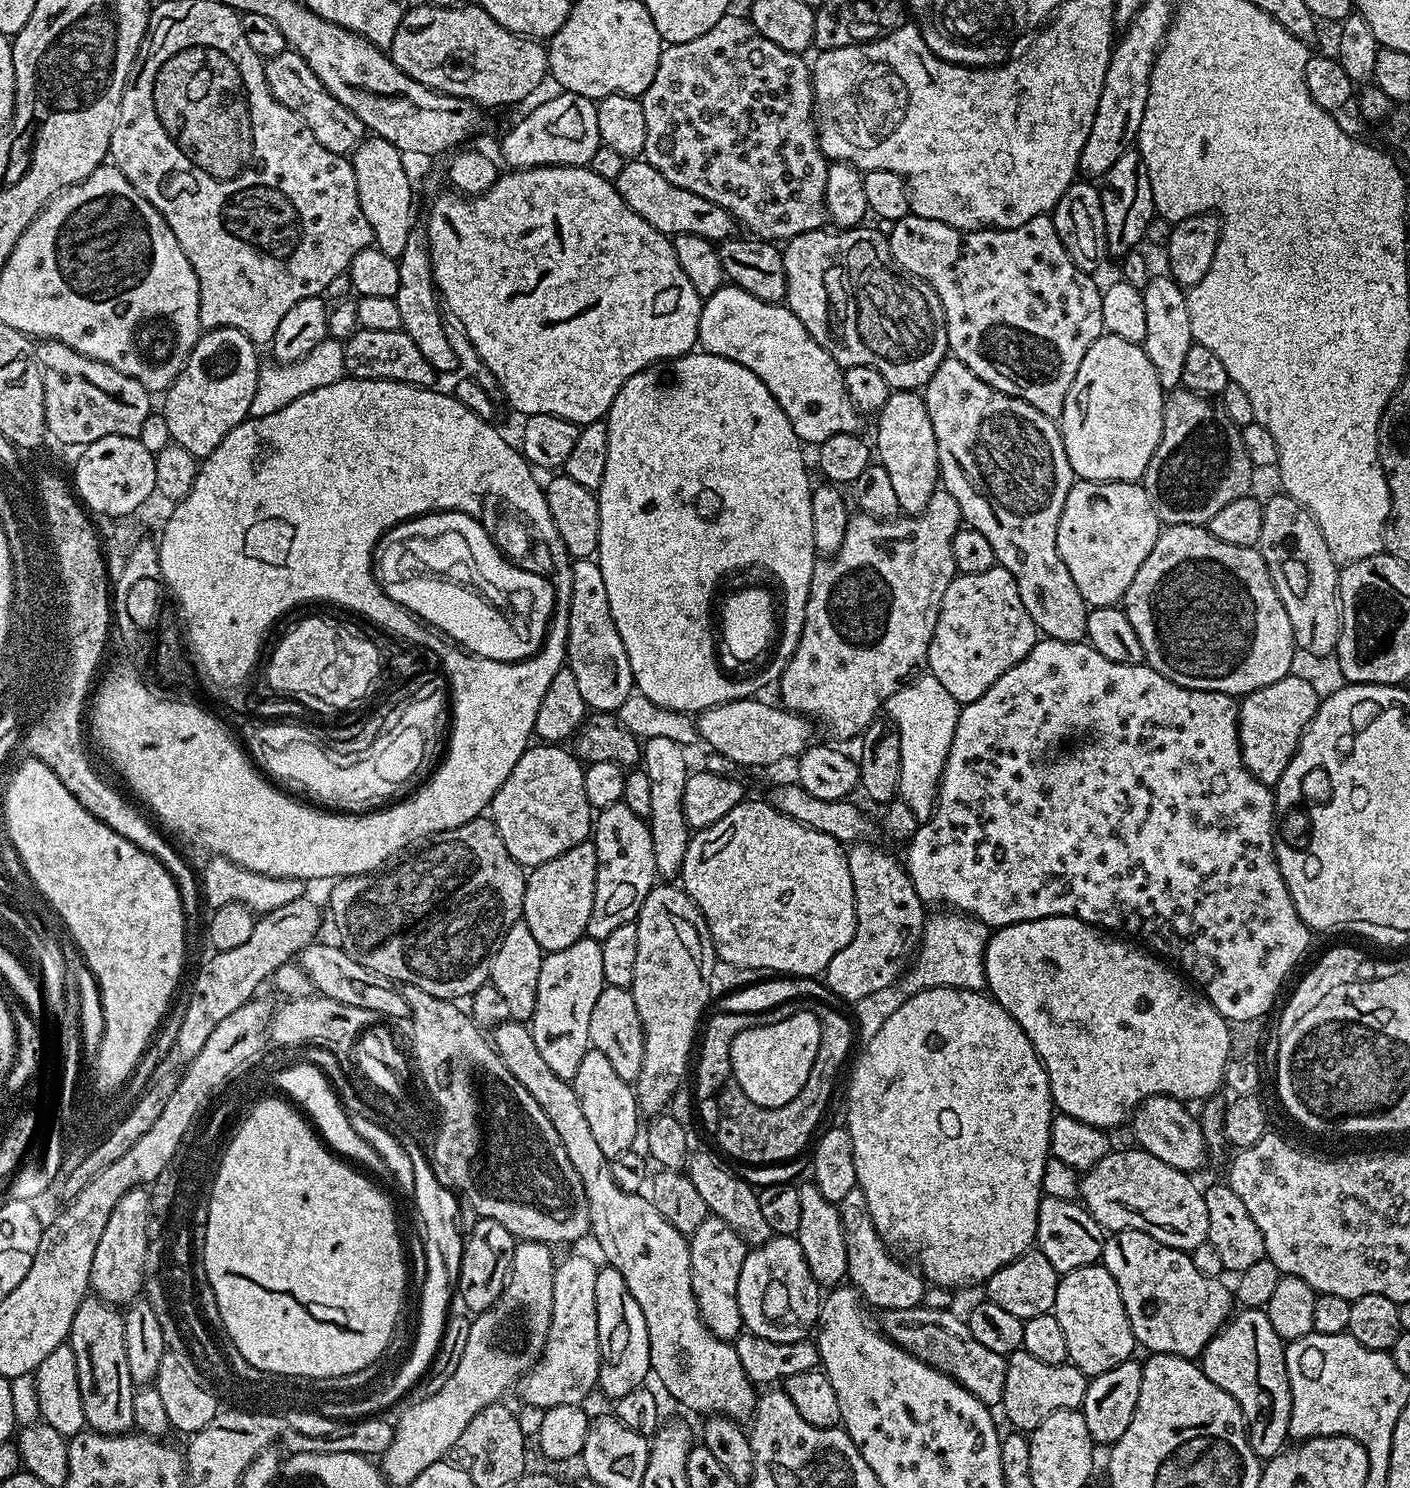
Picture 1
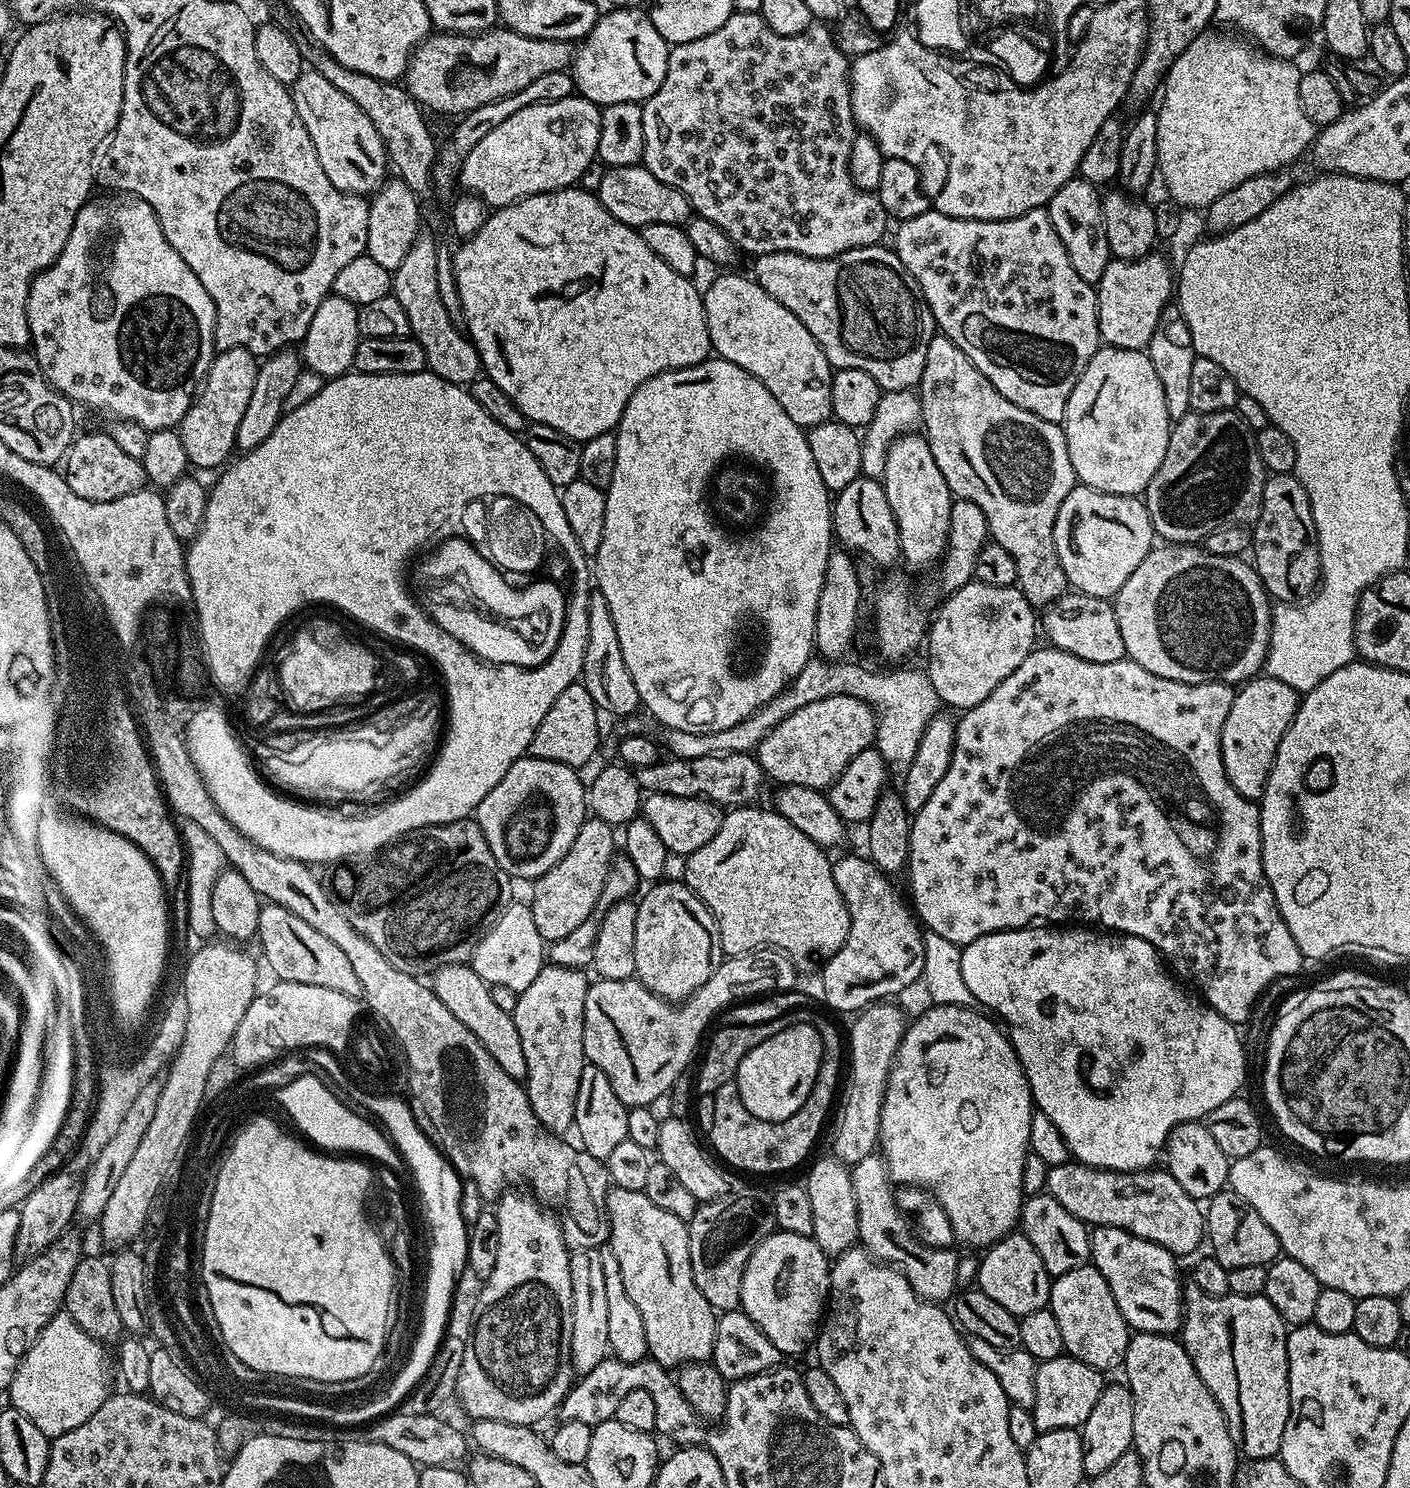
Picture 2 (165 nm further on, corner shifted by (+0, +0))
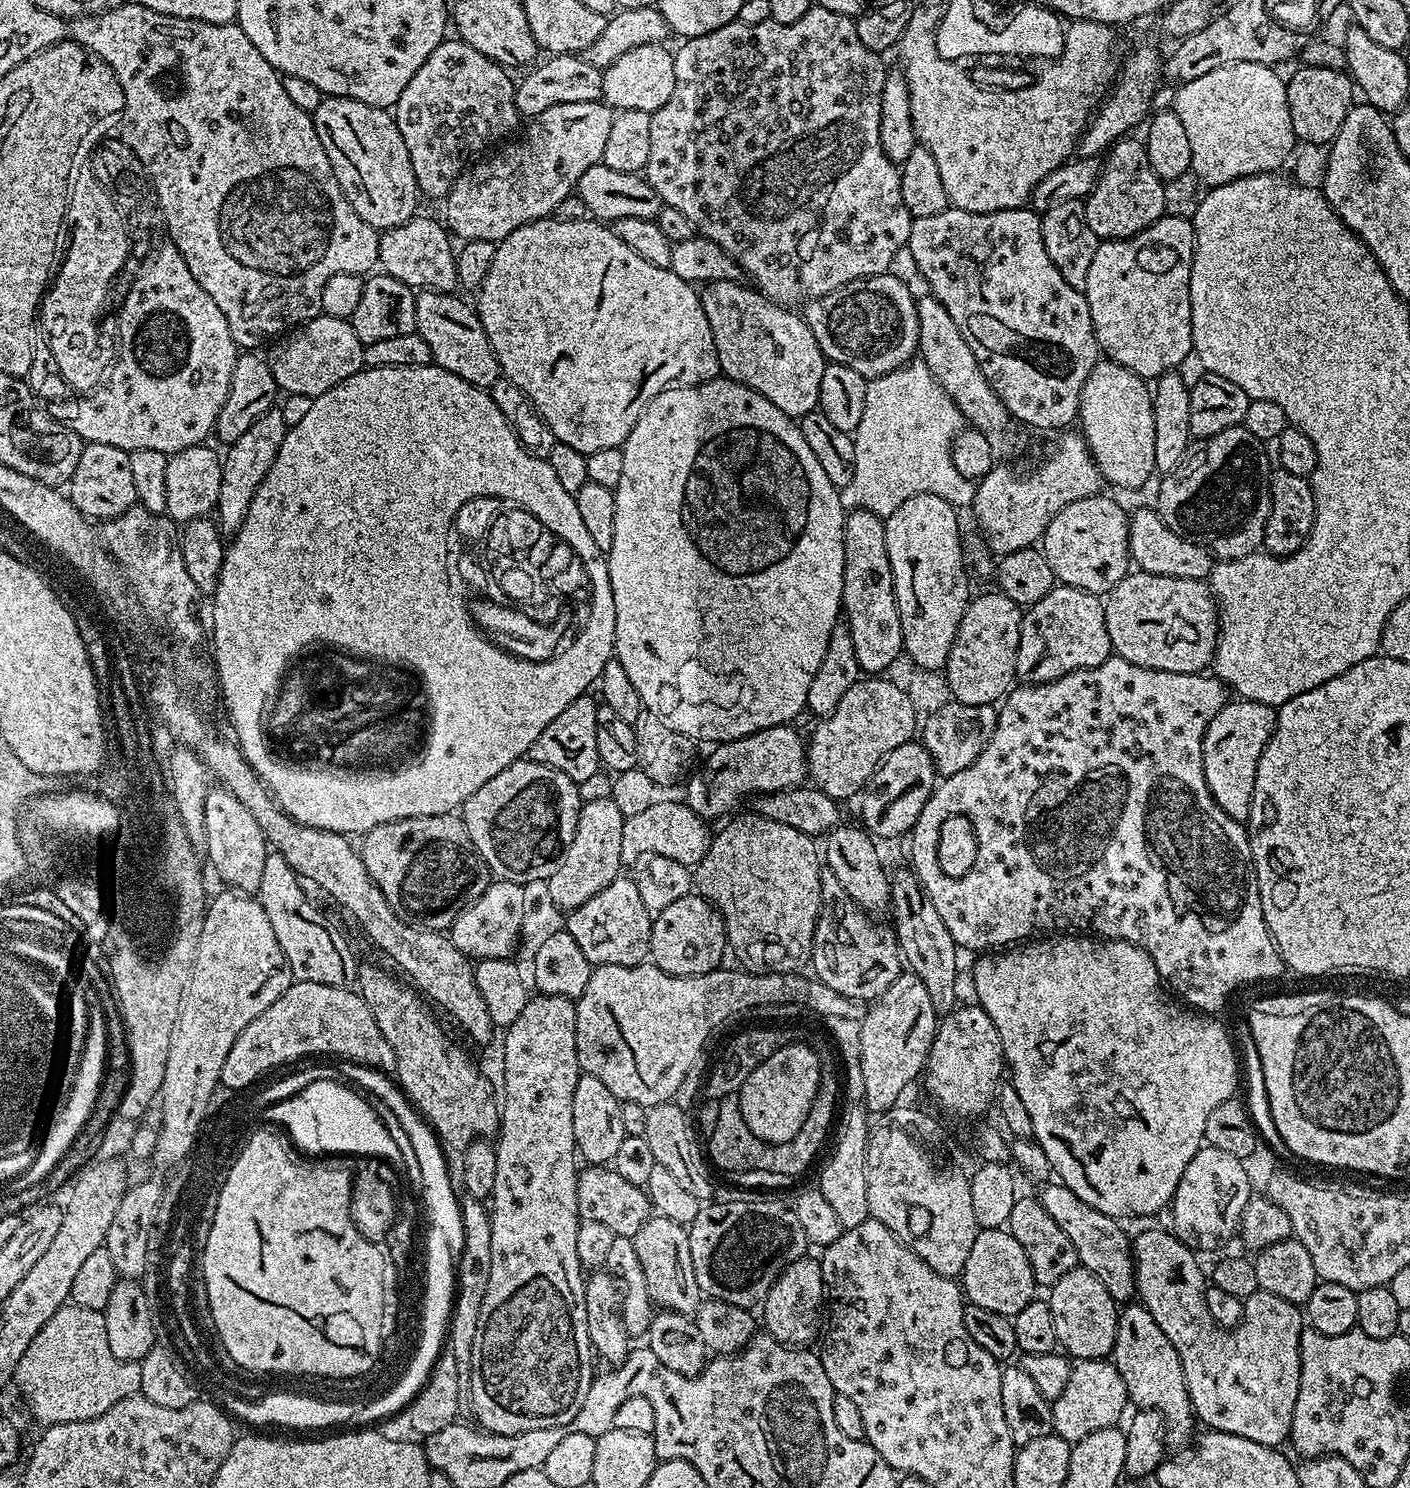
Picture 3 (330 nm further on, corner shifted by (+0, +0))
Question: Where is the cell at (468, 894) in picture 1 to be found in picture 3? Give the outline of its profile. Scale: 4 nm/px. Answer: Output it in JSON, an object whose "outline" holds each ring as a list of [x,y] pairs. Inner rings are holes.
{"outline":[[[451,812],[434,814],[433,816],[411,816],[405,820],[395,820],[379,824],[363,833],[359,841],[358,851],[366,866],[366,874],[382,890],[386,902],[402,918],[402,922],[415,924],[431,932],[444,932],[451,929],[456,915],[468,908],[488,889],[490,873],[484,859],[476,853],[470,842],[470,834],[466,830],[463,819]]]}

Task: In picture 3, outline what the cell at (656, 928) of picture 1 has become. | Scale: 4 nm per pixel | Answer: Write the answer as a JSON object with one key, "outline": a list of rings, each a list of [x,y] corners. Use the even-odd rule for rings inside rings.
{"outline":[[[683,896],[653,915],[648,954],[658,970],[671,976],[701,976],[721,967],[724,952],[726,956],[724,920],[703,896]]]}

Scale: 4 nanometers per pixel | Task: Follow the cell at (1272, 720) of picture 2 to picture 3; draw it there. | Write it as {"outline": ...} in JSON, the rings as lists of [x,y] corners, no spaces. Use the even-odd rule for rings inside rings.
{"outline":[[[1236,698],[1218,710],[1218,714],[1214,714],[1214,722],[1210,722],[1206,730],[1202,742],[1206,786],[1214,802],[1218,802],[1218,806],[1222,806],[1230,818],[1241,822],[1248,819],[1254,798],[1258,758],[1262,758],[1262,750],[1266,750],[1276,729],[1276,713],[1273,705]]]}

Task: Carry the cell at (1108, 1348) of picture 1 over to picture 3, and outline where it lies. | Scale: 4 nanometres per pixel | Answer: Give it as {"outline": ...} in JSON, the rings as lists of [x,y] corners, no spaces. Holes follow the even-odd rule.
{"outline":[[[1077,1266],[1070,1270],[1070,1274],[1058,1278],[1058,1282],[1050,1289],[1047,1302],[1054,1314],[1054,1330],[1059,1347],[1069,1357],[1077,1361],[1111,1357],[1116,1337],[1118,1304],[1106,1290],[1106,1286],[1102,1286],[1102,1282],[1098,1282],[1098,1278],[1090,1274],[1090,1270]]]}

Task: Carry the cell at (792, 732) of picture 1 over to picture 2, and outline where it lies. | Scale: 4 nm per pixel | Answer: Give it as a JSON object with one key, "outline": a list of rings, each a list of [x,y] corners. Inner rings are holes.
{"outline":[[[853,696],[822,698],[822,702],[810,702],[810,706],[802,706],[802,710],[794,710],[794,714],[786,718],[786,722],[774,726],[774,730],[770,730],[766,738],[762,738],[754,755],[759,760],[765,777],[769,781],[776,780],[777,785],[793,784],[827,790],[840,777],[842,770],[846,770],[846,766],[850,766],[850,762],[858,758],[858,754],[862,754],[862,750],[873,747],[877,719],[874,709],[865,700]]]}

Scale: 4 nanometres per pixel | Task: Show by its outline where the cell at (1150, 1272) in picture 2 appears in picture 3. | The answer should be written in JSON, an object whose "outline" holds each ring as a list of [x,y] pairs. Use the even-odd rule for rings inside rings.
{"outline":[[[1059,1182],[1043,1185],[1039,1189],[1038,1199],[1042,1202],[1046,1214],[1050,1214],[1050,1218],[1054,1218],[1058,1226],[1062,1226],[1066,1238],[1074,1242],[1079,1267],[1090,1270],[1090,1274],[1094,1274],[1094,1278],[1098,1278],[1098,1282],[1106,1286],[1113,1300],[1131,1301],[1134,1296],[1132,1240],[1124,1233],[1124,1228],[1120,1225],[1123,1223],[1115,1216],[1102,1214],[1102,1210],[1094,1210],[1094,1206],[1086,1206],[1086,1202],[1082,1202],[1082,1198],[1074,1194],[1074,1190]]]}

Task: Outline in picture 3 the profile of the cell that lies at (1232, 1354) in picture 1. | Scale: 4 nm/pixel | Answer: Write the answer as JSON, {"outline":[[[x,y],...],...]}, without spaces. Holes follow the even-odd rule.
{"outline":[[[1148,1228],[1132,1240],[1132,1266],[1134,1292],[1139,1303],[1152,1315],[1154,1322],[1170,1338],[1178,1358],[1182,1362],[1182,1374],[1186,1378],[1186,1390],[1190,1394],[1192,1410],[1208,1430],[1238,1434],[1238,1438],[1250,1438],[1250,1442],[1265,1444],[1271,1448],[1283,1445],[1291,1437],[1294,1402],[1298,1402],[1300,1385],[1300,1336],[1306,1327],[1305,1317],[1297,1305],[1278,1298],[1278,1294],[1255,1292],[1244,1301],[1244,1317],[1234,1328],[1219,1328],[1206,1310],[1206,1272],[1196,1261],[1197,1253],[1187,1248],[1171,1231]]]}

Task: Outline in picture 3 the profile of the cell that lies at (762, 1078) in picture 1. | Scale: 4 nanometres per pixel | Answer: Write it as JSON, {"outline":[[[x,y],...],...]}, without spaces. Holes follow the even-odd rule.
{"outline":[[[793,1043],[774,1050],[774,1054],[746,1078],[738,1093],[742,1118],[746,1118],[750,1134],[771,1144],[790,1142],[790,1138],[802,1130],[802,1122],[806,1122],[806,1114],[810,1114],[819,1085],[819,1060],[809,1043]]]}

